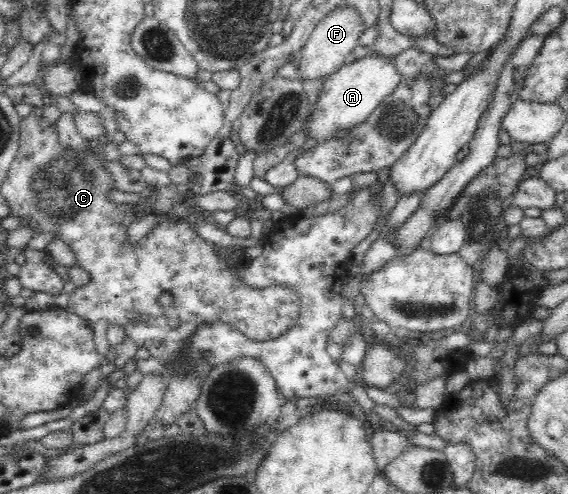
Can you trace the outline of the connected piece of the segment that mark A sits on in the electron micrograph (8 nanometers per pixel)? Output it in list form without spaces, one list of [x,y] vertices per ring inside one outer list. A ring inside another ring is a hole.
[[[368,51],[362,58],[345,64],[324,81],[322,92],[310,117],[305,119],[310,138],[321,142],[332,139],[337,130],[348,130],[366,122],[374,111],[398,89],[402,76],[390,56]]]

